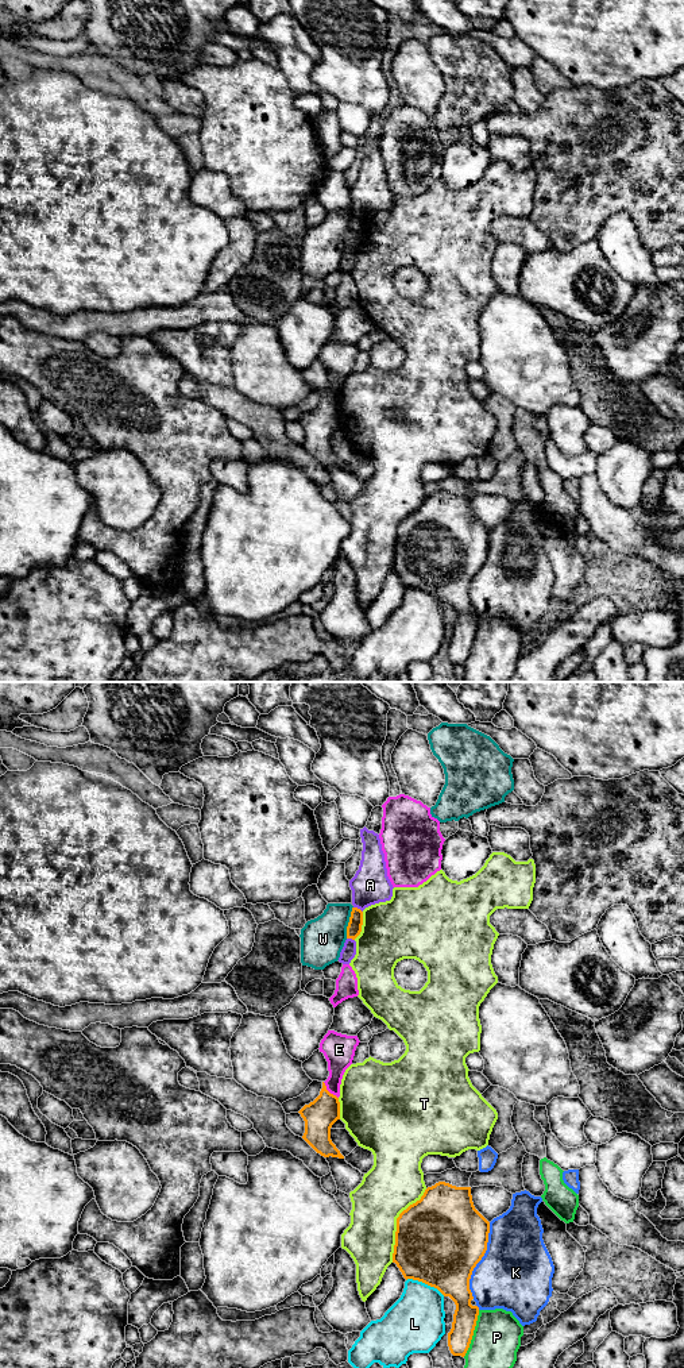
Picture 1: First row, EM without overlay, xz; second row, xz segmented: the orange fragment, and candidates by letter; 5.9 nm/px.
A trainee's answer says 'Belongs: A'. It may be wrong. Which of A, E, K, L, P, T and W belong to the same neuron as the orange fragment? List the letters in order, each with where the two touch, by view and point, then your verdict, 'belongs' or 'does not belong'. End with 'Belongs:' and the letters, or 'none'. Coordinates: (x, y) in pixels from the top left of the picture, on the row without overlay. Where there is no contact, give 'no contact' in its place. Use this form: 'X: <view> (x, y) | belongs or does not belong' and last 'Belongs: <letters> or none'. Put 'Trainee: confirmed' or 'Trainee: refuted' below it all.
A: xz (356, 216) | does not belong
E: xz (328, 400) | does not belong
K: xz (480, 567) | does not belong
L: xz (425, 592) | does not belong
P: xz (472, 642) | does not belong
T: xz (397, 532) | does not belong
W: xz (348, 231) | does not belong
Belongs: none
Trainee: refuted

